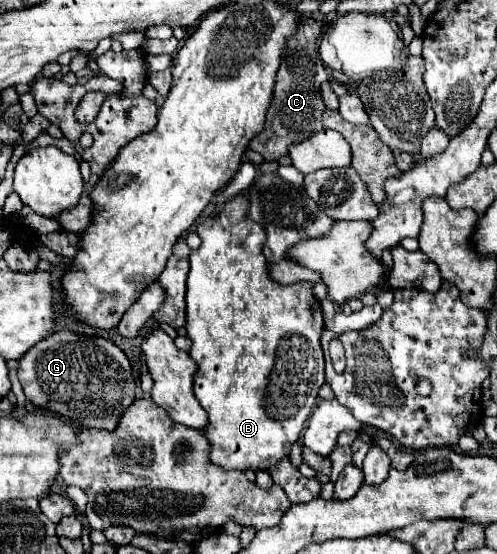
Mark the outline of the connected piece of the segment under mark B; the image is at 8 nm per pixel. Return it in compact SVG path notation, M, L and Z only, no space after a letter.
M235 196L233 200L229 200L217 220L213 220L213 218L201 220L197 224L197 234L201 238L201 246L199 246L199 250L191 252L191 270L189 270L189 278L187 278L185 330L187 330L187 336L193 342L189 356L197 364L197 372L195 372L195 378L193 378L193 394L209 416L209 422L201 432L209 440L211 462L215 466L225 468L225 470L241 470L241 472L243 470L267 470L269 466L275 466L285 456L289 456L291 446L299 440L299 434L301 434L307 418L311 416L311 410L317 404L317 398L319 398L317 392L325 382L325 374L323 374L325 362L323 362L323 350L321 350L321 344L319 344L319 338L321 338L321 332L323 332L321 304L315 300L309 282L297 282L297 284L291 284L291 286L281 286L281 284L277 284L269 278L267 260L261 254L263 240L267 236L265 236L265 230L259 224L255 224L247 218L247 198L245 196Z

